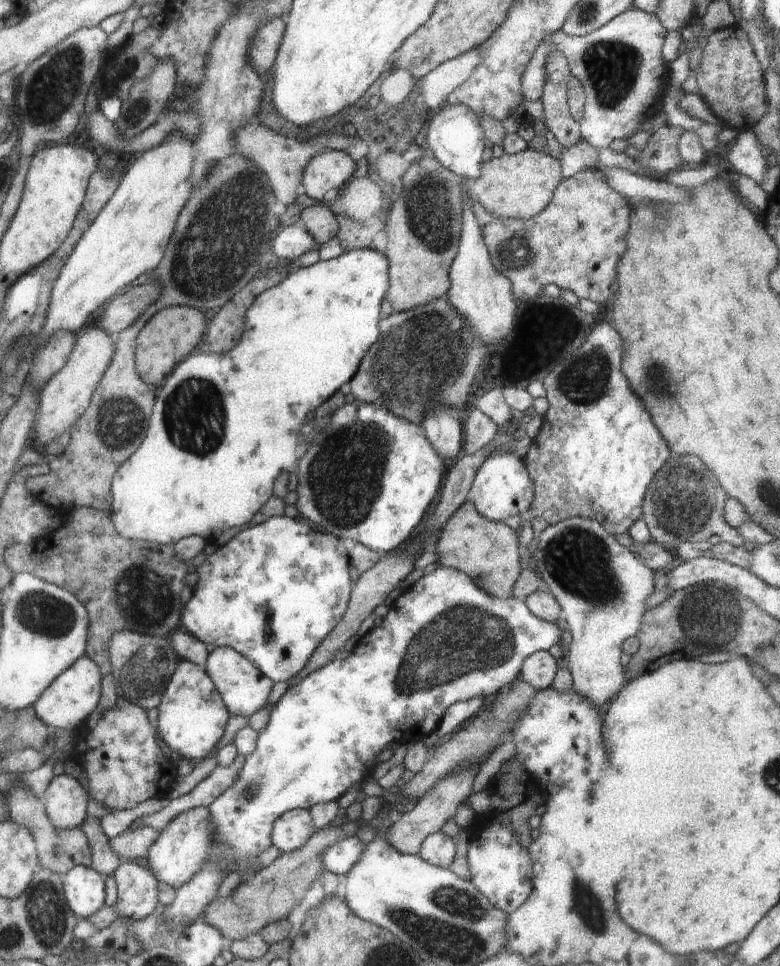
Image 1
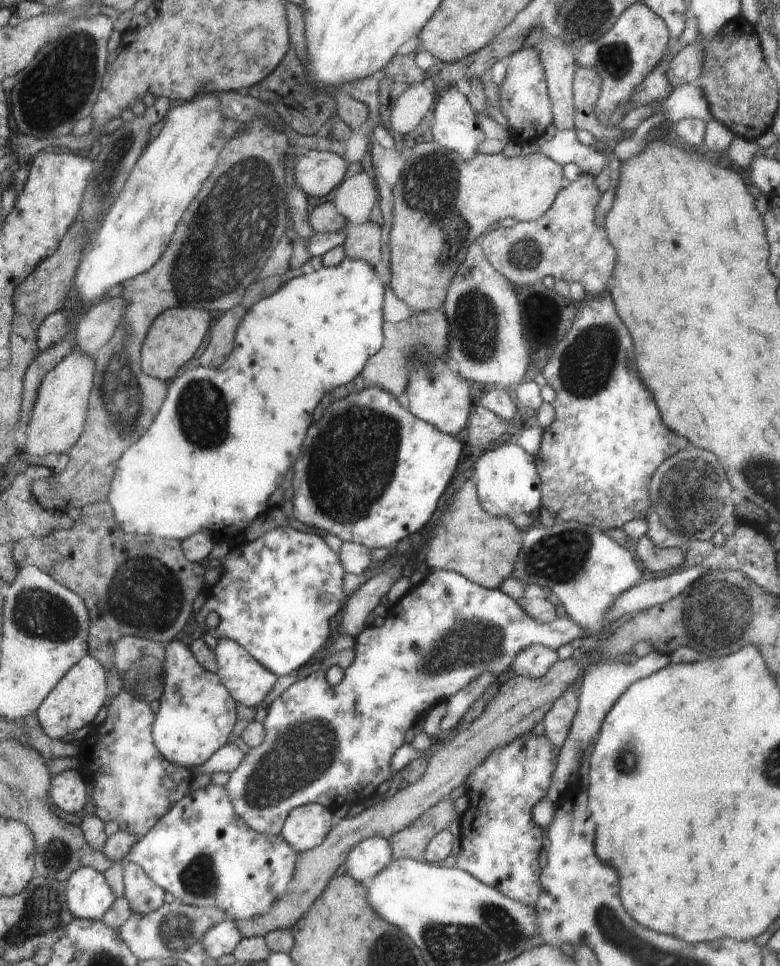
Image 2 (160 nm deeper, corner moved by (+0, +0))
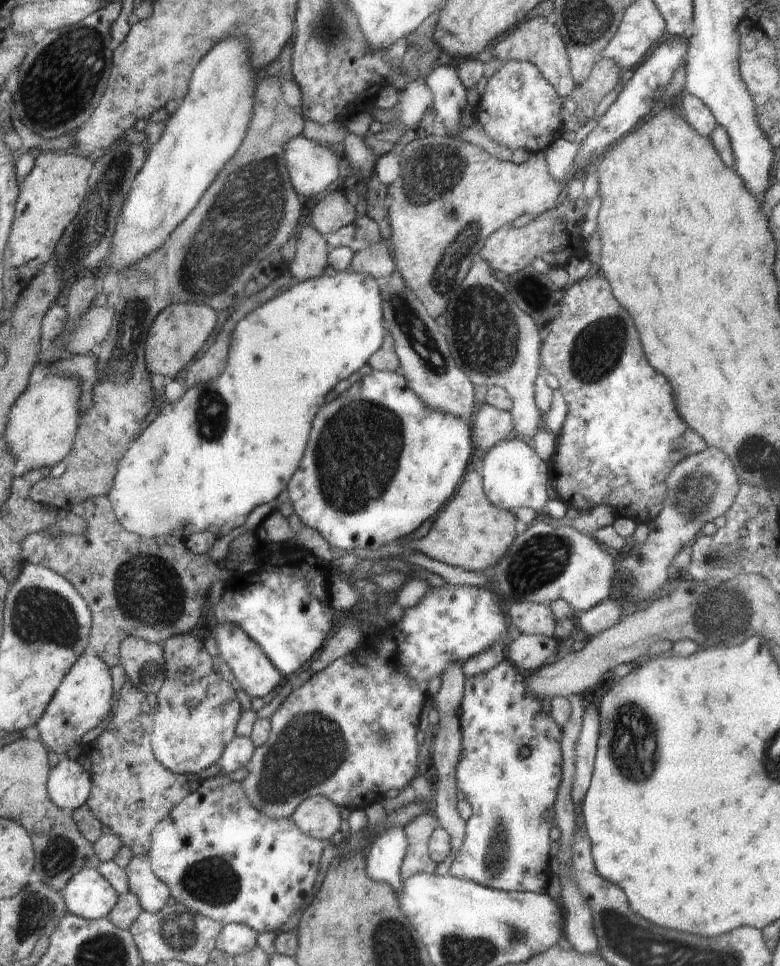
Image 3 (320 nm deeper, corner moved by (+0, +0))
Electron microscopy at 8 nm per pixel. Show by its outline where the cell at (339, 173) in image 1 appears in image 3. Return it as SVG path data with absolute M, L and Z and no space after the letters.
M304 135L292 137L286 144L287 171L300 196L316 196L338 176L338 158L328 145L312 142Z

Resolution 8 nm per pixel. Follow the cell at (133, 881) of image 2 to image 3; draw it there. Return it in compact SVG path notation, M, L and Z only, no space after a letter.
M126 681L119 690L118 708L113 712L111 722L108 724L98 738L93 742L92 754L93 765L93 787L91 798L88 799L87 805L90 812L101 822L107 824L110 832L117 836L122 844L128 846L133 853L131 862L125 868L129 882L129 891L138 897L139 903L144 911L151 913L158 912L164 908L166 900L170 898L168 884L161 881L152 870L151 860L149 858L151 849L151 832L152 829L164 818L168 817L175 806L186 799L187 796L200 786L197 774L181 775L166 770L154 756L150 748L150 736L152 736L152 720L154 720L154 710L146 702L144 692L134 688L130 681Z

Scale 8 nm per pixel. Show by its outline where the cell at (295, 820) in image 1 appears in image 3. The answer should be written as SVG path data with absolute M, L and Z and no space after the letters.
M318 795L304 799L291 817L301 831L320 840L334 838L342 822L338 805L327 796Z

